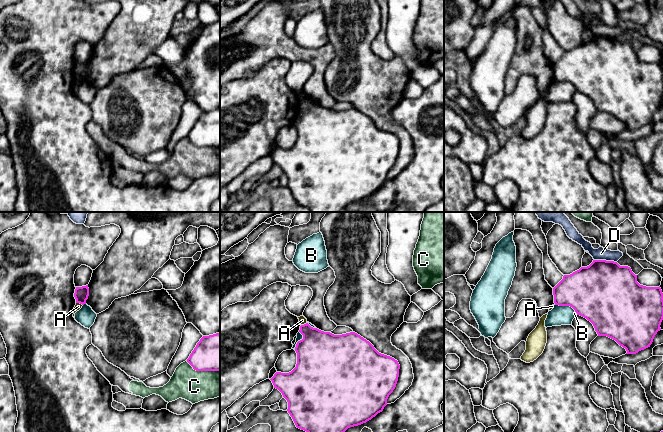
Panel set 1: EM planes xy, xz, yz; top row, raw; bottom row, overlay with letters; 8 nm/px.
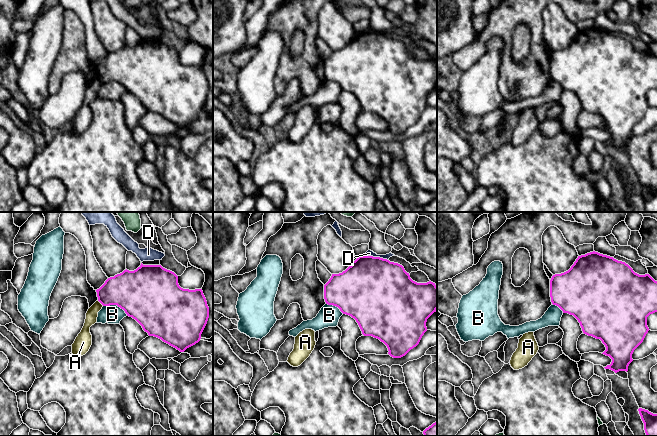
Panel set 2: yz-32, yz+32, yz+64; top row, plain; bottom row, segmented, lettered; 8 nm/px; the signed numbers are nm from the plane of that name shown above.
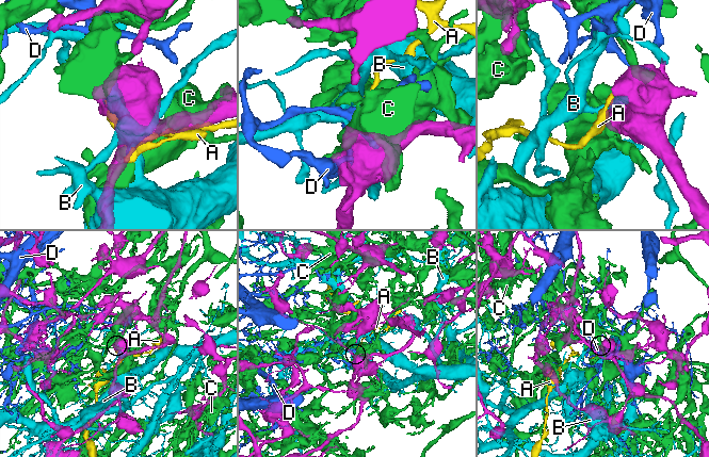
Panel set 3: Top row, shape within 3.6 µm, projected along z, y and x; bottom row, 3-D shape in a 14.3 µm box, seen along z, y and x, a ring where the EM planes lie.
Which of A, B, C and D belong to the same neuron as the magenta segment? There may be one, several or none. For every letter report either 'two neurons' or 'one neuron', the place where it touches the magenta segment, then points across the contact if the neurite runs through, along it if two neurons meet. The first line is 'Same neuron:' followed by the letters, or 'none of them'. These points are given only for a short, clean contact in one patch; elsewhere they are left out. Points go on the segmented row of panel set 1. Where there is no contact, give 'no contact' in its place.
Same neuron: none of them
A: two neurons | xy (79, 302) | along xy (76, 302), (82, 305)
B: two neurons | yz (566, 305)
C: two neurons | xy (203, 370)
D: two neurons | yz (605, 260)

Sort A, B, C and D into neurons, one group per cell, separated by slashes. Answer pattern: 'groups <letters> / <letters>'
groups A / B / C / D

